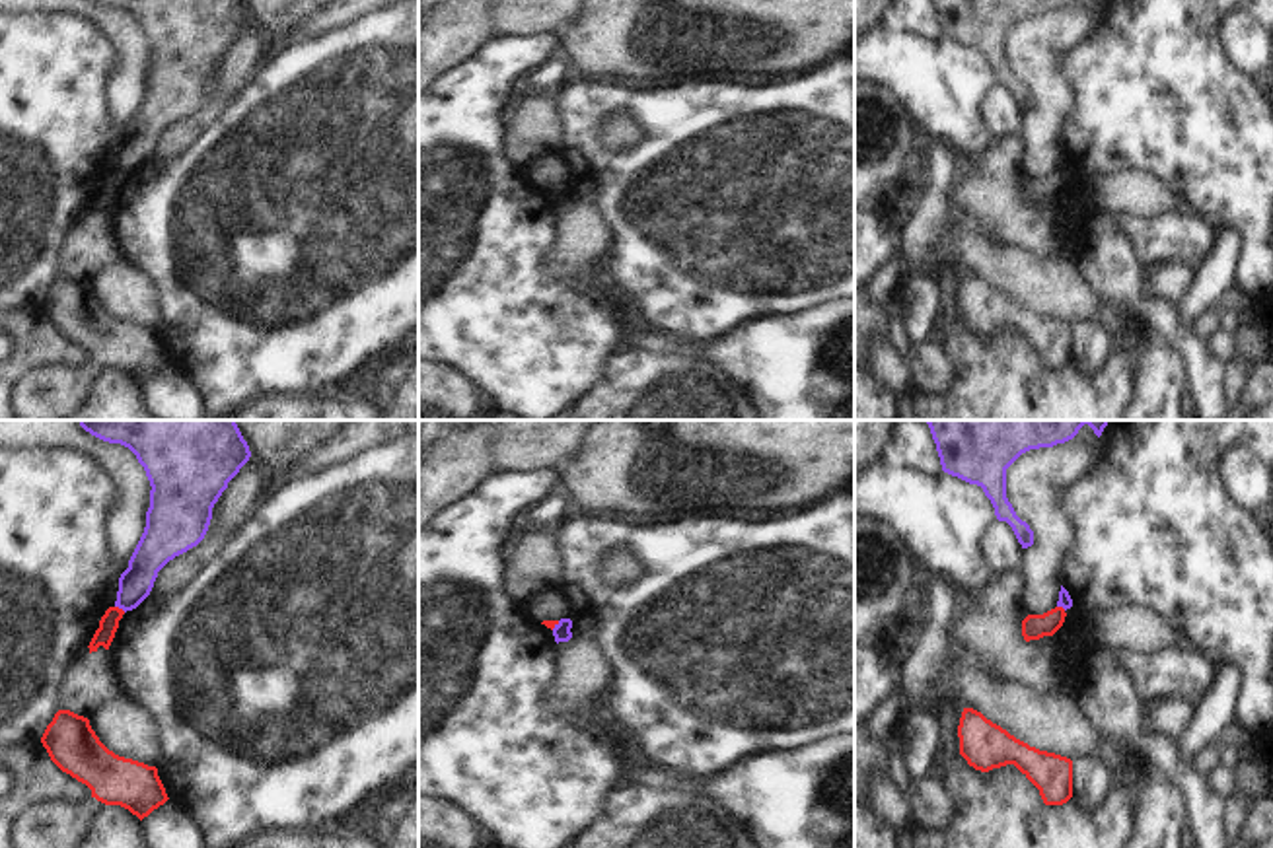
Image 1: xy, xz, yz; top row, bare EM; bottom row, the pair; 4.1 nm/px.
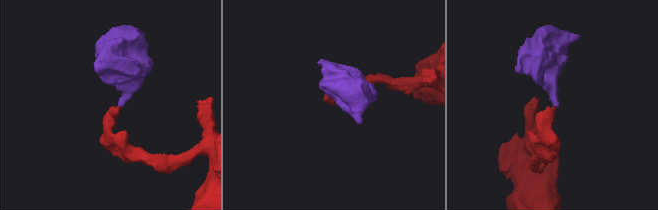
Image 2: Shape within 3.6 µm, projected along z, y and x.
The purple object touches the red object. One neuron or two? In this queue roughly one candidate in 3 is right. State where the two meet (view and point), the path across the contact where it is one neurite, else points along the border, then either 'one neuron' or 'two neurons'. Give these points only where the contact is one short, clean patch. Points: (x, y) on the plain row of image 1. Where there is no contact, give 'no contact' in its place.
xy (121, 172) | along xy (115, 170), (125, 176) | two neurons

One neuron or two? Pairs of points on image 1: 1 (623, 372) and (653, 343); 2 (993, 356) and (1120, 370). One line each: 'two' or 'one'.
1: two
2: one

